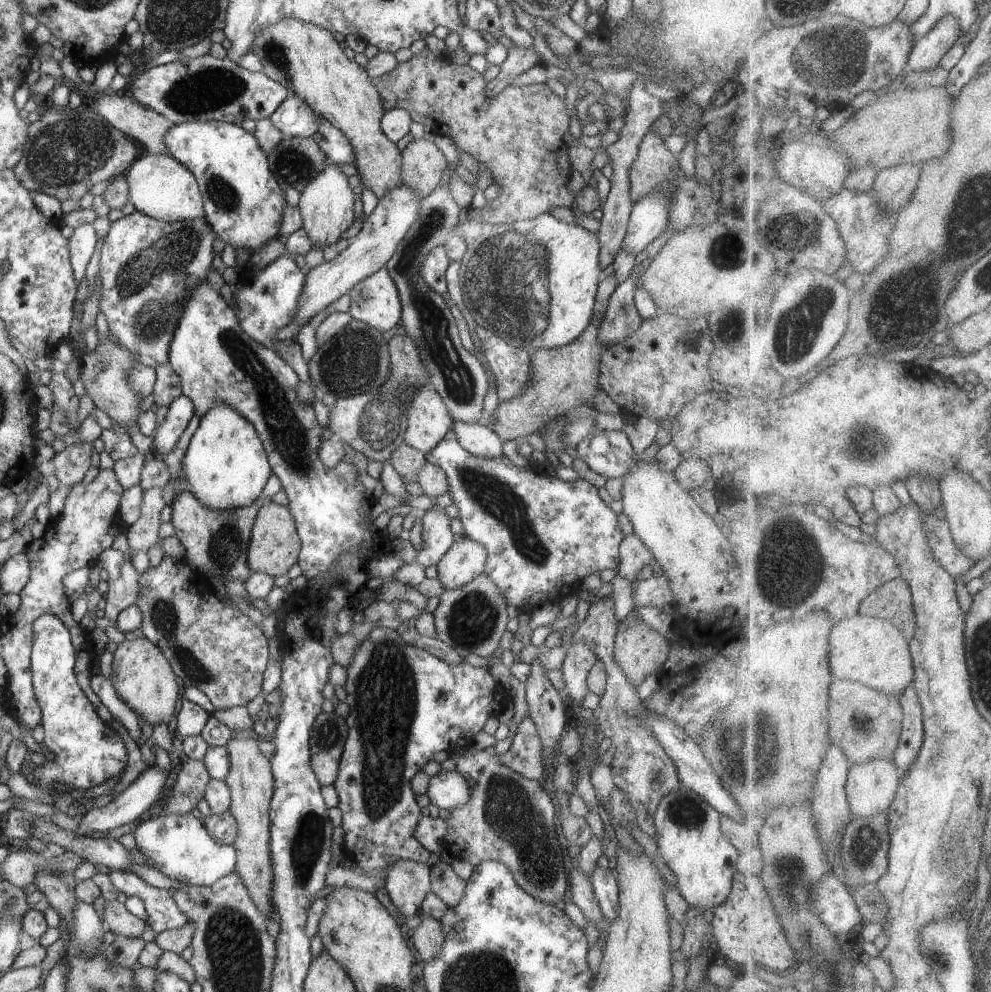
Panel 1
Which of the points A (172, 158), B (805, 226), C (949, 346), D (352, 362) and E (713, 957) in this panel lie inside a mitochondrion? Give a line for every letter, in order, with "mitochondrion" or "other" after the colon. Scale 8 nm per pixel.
A: other
B: mitochondrion
C: other
D: mitochondrion
E: other

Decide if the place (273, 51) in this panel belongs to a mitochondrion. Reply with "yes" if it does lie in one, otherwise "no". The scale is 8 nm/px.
yes

